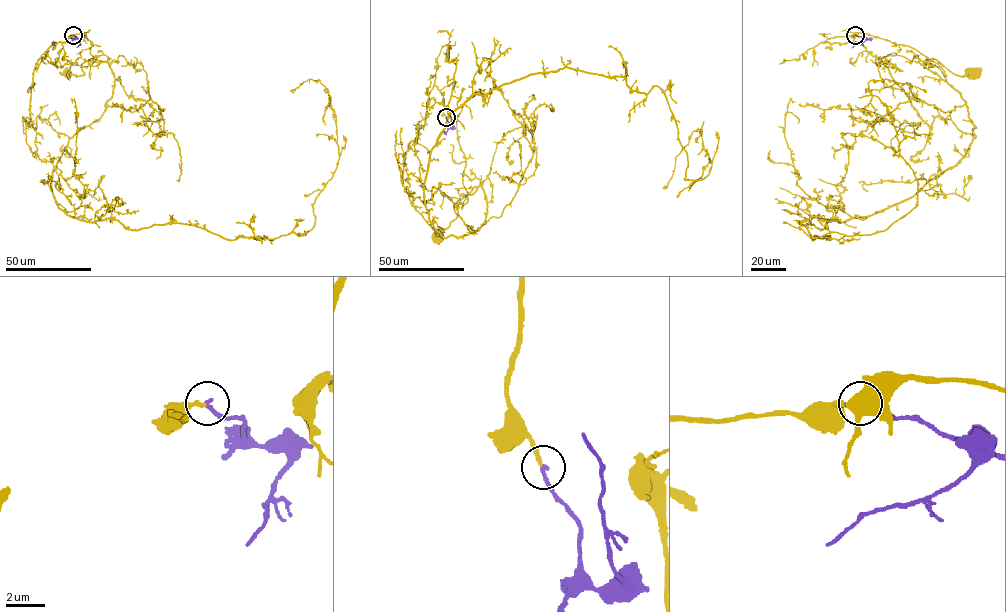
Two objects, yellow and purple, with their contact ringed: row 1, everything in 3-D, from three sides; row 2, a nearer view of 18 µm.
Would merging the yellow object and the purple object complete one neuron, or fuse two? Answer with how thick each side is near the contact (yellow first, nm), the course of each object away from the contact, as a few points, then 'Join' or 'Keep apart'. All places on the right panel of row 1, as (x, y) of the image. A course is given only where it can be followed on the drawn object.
Thickness 200 nm (yellow) against 240 nm. Course of yellow: (855, 35), (823, 42), (860, 42), (931, 130), (941, 116), (975, 135), (966, 102), (923, 62), (972, 73). Course of purple: (855, 35), (865, 39), (852, 47). Join

